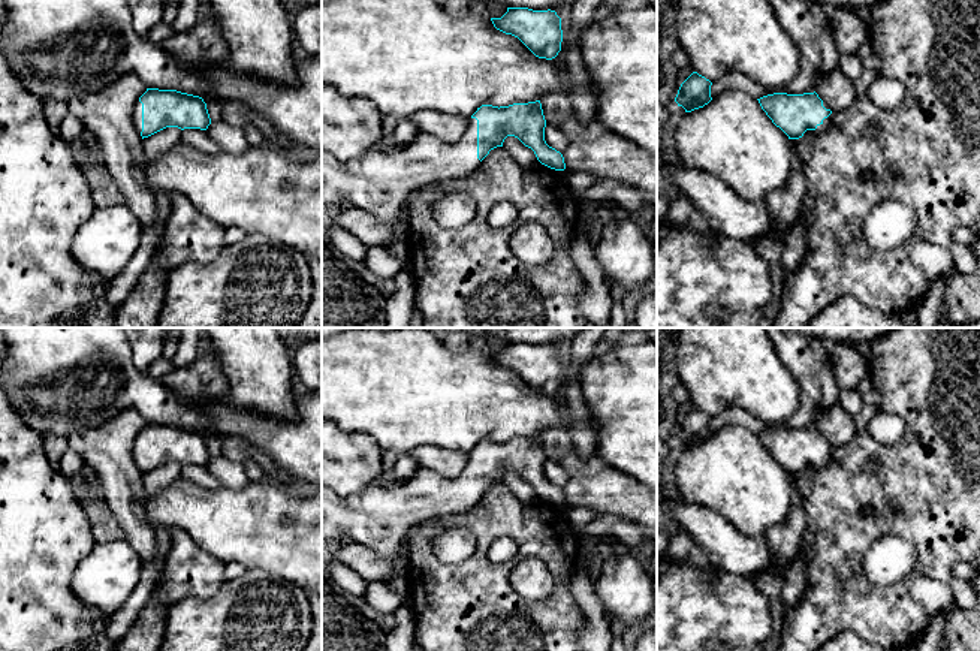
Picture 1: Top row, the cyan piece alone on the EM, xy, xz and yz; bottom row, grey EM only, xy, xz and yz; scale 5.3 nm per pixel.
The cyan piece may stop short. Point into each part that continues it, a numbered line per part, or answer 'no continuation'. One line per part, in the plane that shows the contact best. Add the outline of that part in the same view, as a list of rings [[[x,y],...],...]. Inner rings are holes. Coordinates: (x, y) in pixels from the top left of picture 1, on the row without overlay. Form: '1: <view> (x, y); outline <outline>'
1: xz (379, 518); outline [[[477,455],[470,459],[461,474],[453,479],[440,476],[429,468],[417,468],[402,485],[395,488],[367,488],[356,495],[338,497],[322,485],[322,543],[334,543],[343,537],[376,549],[380,555],[396,561],[407,530],[434,516],[458,515],[473,509],[482,497],[477,494]]]

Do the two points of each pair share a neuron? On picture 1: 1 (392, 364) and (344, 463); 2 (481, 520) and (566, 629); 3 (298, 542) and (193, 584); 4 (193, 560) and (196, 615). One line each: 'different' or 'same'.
1: different
2: same
3: different
4: different

